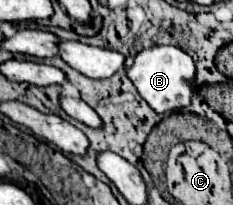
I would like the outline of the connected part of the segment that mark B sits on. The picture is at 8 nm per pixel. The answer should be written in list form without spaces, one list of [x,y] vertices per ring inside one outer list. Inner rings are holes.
[[[153,46],[149,50],[143,50],[137,54],[135,64],[127,70],[127,76],[137,86],[137,92],[141,98],[157,112],[157,114],[169,114],[183,110],[191,104],[193,96],[193,80],[195,80],[195,62],[193,58],[183,52],[177,46]]]

